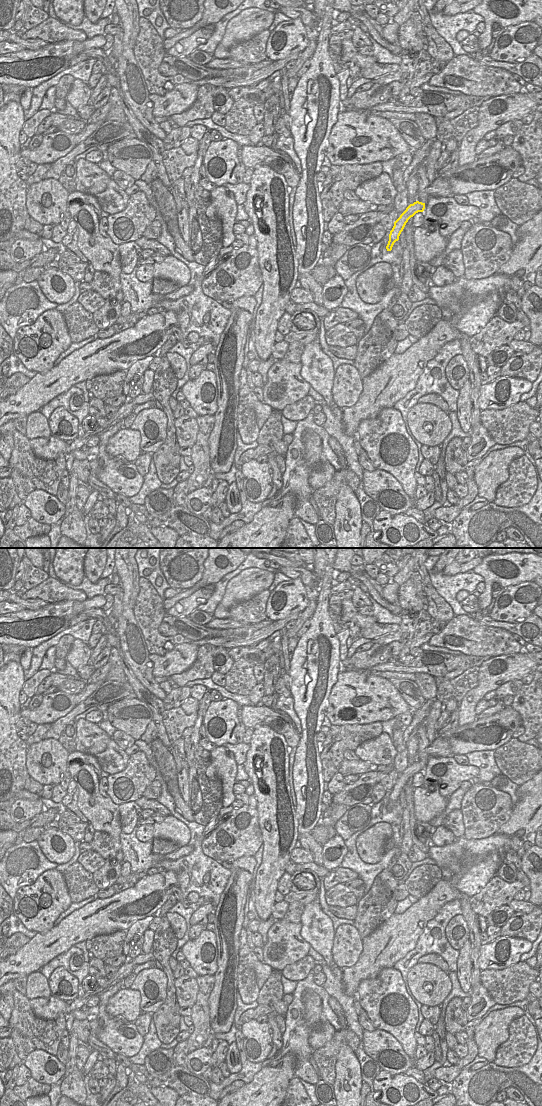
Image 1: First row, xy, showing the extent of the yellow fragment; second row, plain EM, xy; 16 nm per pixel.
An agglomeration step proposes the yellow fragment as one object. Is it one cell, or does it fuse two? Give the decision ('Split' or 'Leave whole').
Leave whole

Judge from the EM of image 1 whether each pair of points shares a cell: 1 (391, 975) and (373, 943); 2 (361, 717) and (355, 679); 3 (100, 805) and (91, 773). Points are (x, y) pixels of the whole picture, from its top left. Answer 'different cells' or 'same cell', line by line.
1: different cells
2: same cell
3: same cell

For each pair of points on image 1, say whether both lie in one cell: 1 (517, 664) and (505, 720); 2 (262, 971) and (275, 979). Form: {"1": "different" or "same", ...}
{"1": "different", "2": "different"}

